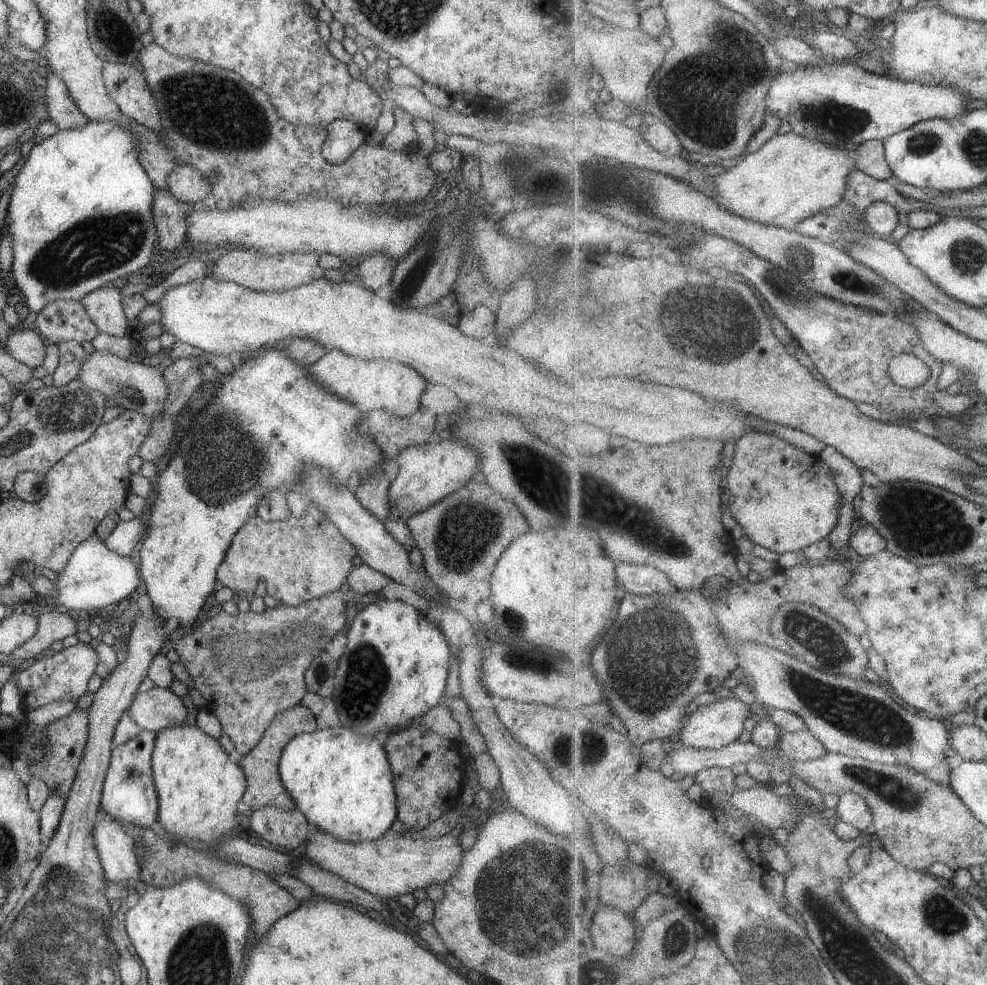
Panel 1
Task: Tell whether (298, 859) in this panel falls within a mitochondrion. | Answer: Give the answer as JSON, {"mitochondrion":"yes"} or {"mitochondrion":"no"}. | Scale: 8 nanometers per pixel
{"mitochondrion":"no"}

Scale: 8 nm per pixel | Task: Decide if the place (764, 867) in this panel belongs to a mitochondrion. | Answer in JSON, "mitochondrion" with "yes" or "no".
{"mitochondrion":"no"}

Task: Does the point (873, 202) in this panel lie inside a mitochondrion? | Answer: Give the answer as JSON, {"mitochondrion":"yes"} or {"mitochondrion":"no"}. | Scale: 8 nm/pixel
{"mitochondrion":"no"}

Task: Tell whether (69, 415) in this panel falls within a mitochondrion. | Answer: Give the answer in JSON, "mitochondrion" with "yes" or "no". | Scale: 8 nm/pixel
{"mitochondrion":"yes"}

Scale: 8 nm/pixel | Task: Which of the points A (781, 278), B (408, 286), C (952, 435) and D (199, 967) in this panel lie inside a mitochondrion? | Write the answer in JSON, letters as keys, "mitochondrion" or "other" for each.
{"A":"mitochondrion","B":"mitochondrion","C":"other","D":"mitochondrion"}

